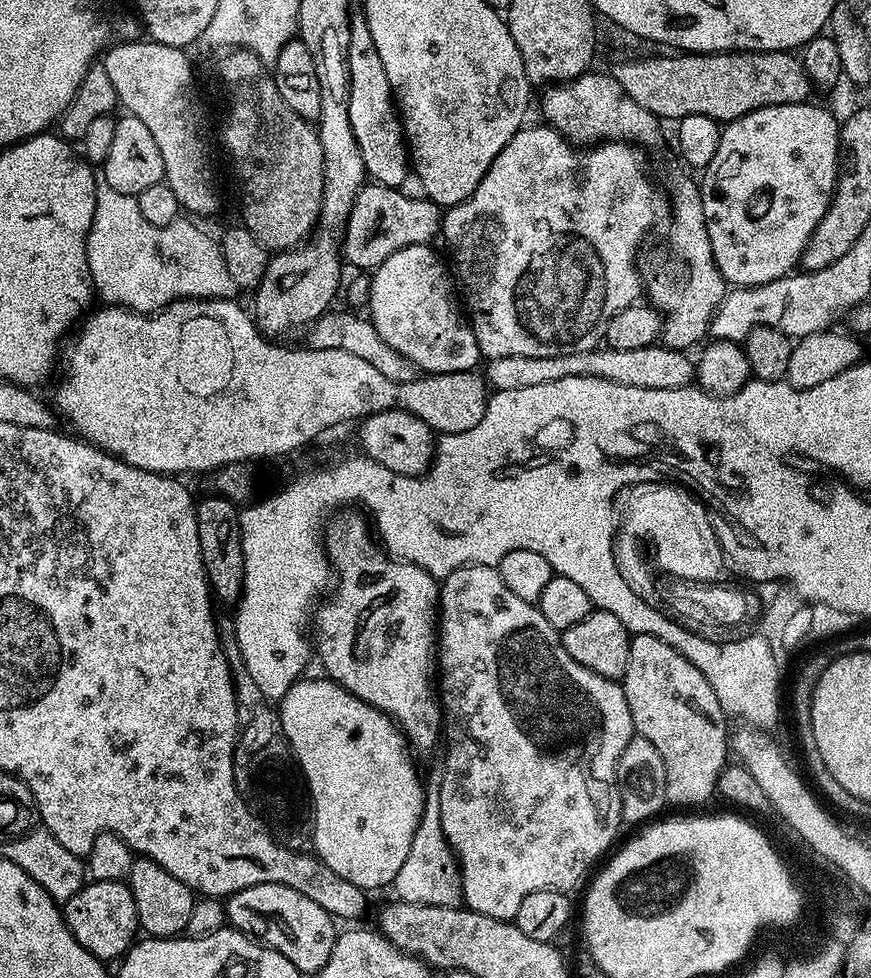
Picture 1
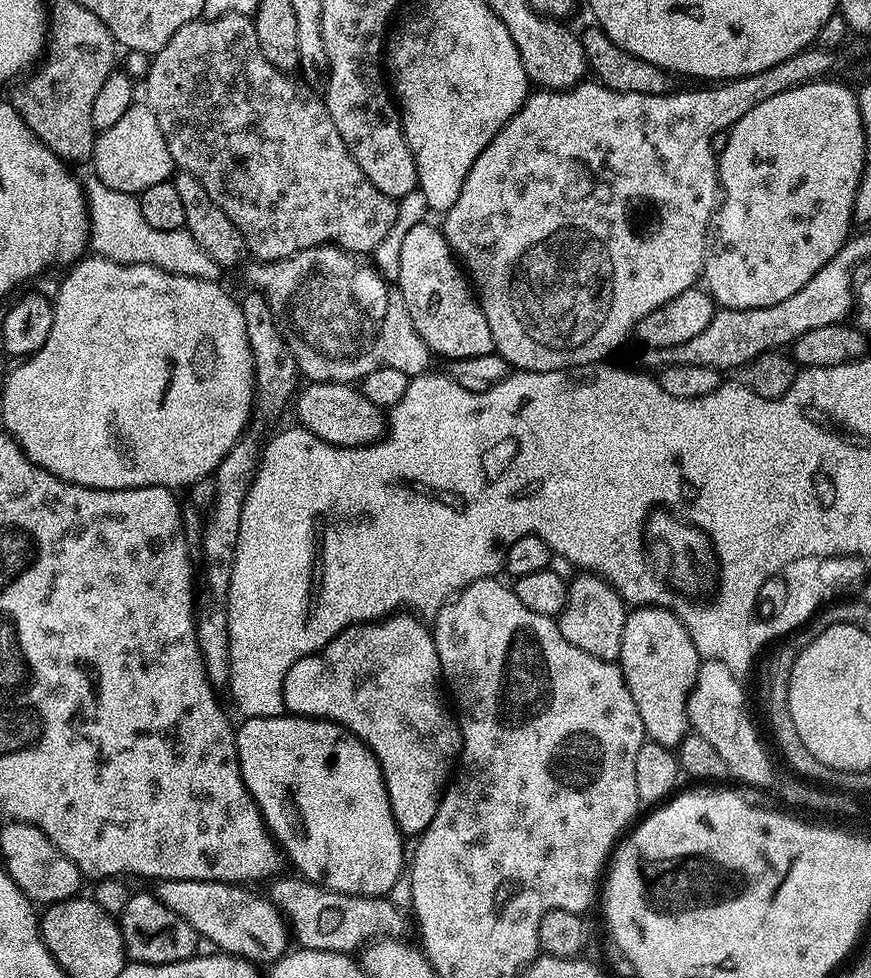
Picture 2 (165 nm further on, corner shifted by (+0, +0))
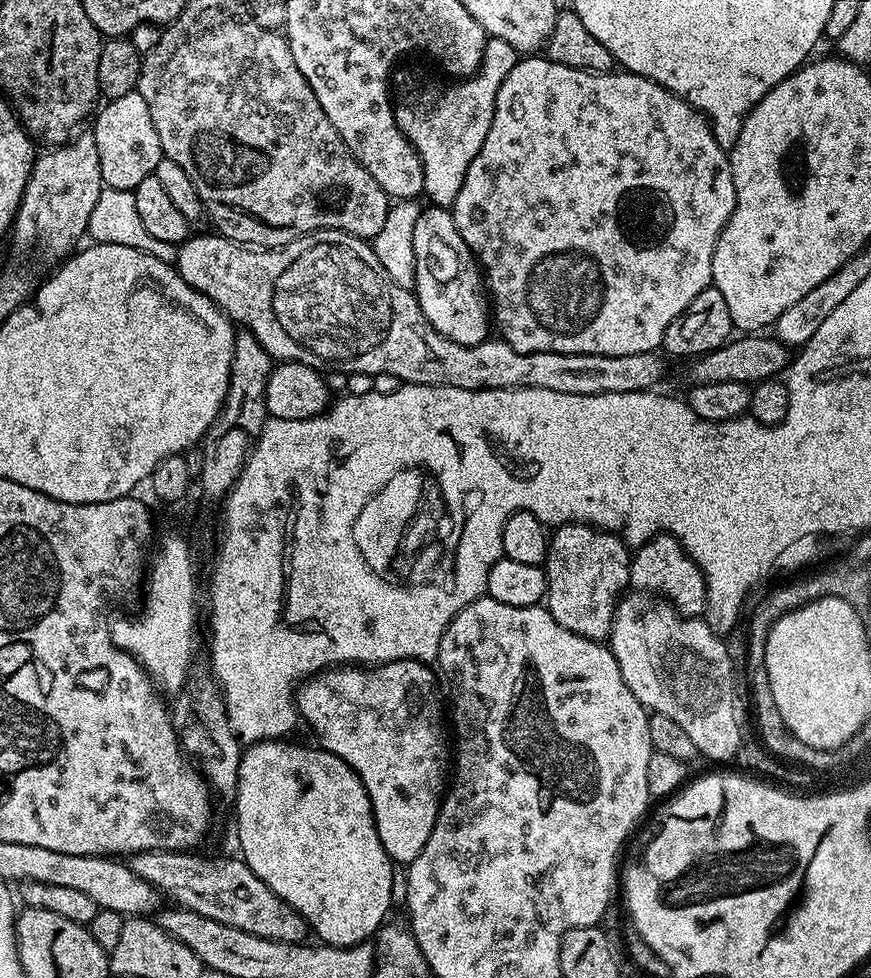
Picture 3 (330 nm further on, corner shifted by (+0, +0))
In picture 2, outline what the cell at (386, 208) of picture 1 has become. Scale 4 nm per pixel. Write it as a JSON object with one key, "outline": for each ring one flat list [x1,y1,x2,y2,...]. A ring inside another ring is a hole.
{"outline":[[231,12,213,20,201,18,190,21,186,26,182,26,182,30,174,34,174,38,170,38,170,42,166,42,166,46,162,46,162,50,154,53,148,71,142,77,145,96,143,99,154,114,154,118,158,118,158,127,162,129,162,138,166,138,166,146,170,150,173,165,179,171,188,172,194,178,198,178,198,182,202,182,202,190,206,190,206,194,219,206,222,214,226,214,226,218,230,218,230,222,238,226,238,234,242,234,249,253,257,261,291,260,299,257,301,255,299,252,307,253,321,246,335,246,345,253,371,254,390,234,390,228,394,226,397,201,391,196,382,194,382,190,378,190,378,186,374,186,374,182,370,182,370,178,362,174,346,142,342,142,342,134,338,134,338,126,334,126,323,99,317,93,315,96,302,81,295,80,296,78,295,75,278,70,270,62,266,62,262,54,262,46,258,46,258,34,253,17]]}

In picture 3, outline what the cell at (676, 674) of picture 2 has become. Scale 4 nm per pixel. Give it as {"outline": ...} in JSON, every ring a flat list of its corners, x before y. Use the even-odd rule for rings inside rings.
{"outline":[[661,534,647,540,640,548,631,553,632,569,630,584,637,593,655,594,671,604,683,616,700,618,705,615,708,607,706,598,707,582,704,572,688,556,688,551,674,539,671,534]]}

